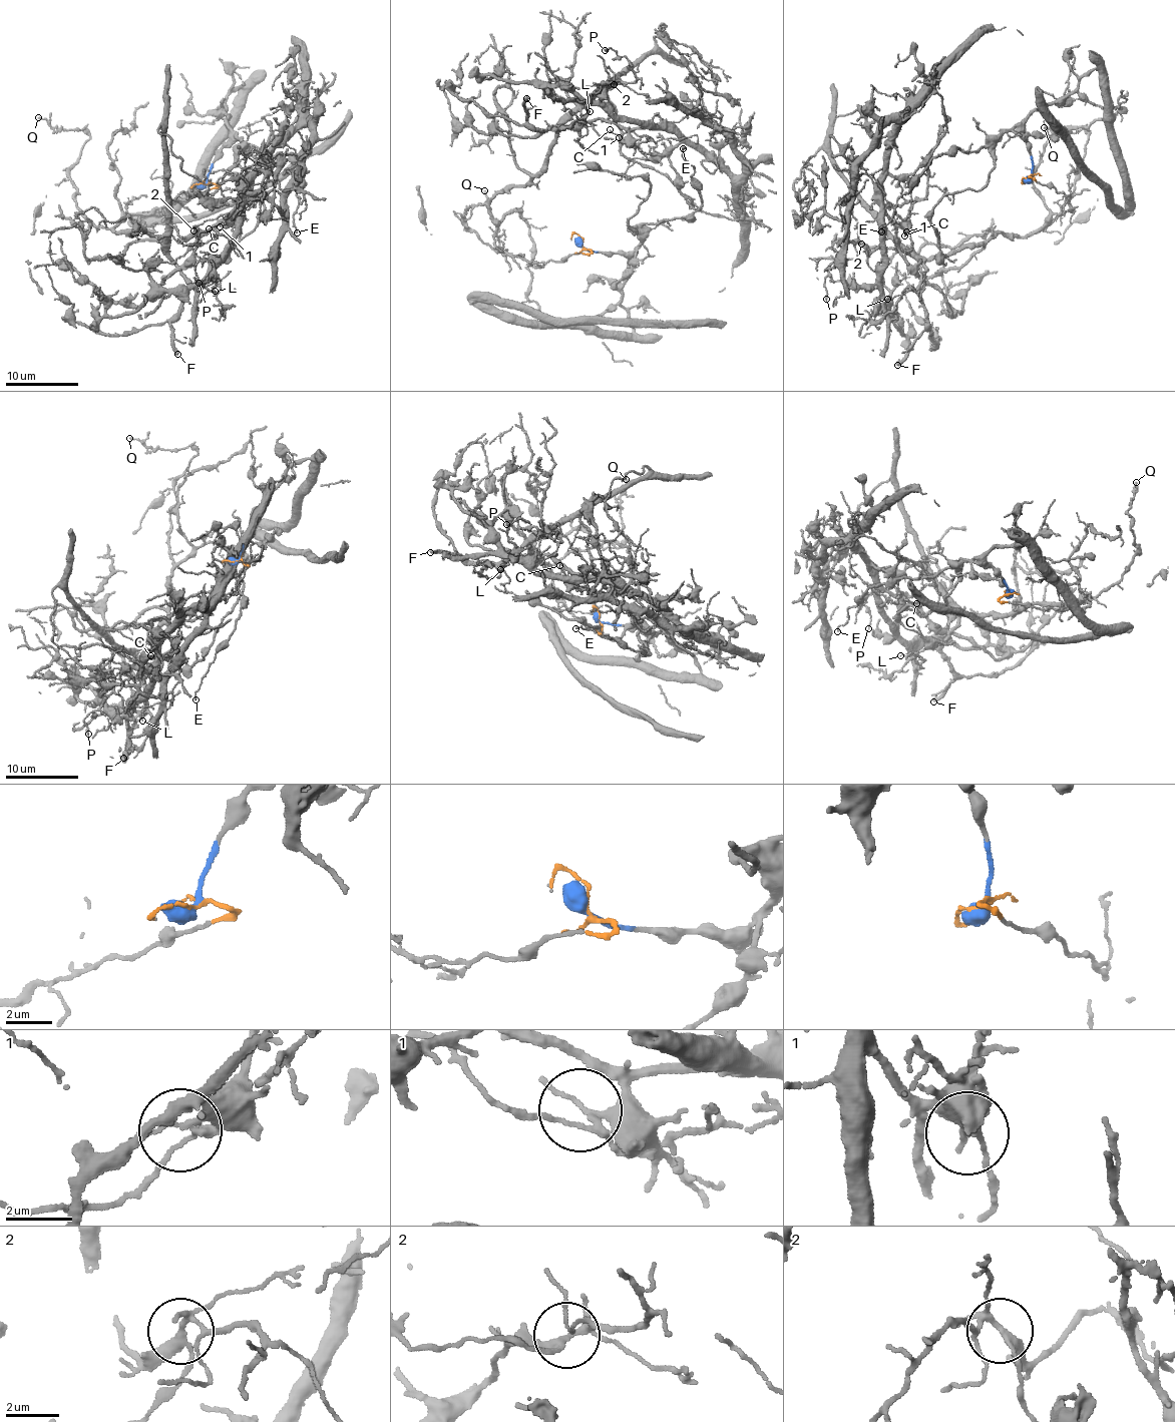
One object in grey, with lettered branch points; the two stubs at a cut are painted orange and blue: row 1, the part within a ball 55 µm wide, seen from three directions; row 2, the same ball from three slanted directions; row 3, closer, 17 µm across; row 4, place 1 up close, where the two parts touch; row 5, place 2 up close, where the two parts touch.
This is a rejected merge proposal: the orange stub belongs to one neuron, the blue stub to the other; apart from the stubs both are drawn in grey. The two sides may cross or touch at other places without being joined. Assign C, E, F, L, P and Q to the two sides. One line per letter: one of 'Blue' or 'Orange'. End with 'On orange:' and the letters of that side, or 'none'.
C: Orange
E: Blue
F: Orange
L: Orange
P: Orange
Q: Orange
On orange: C, F, L, P, Q

